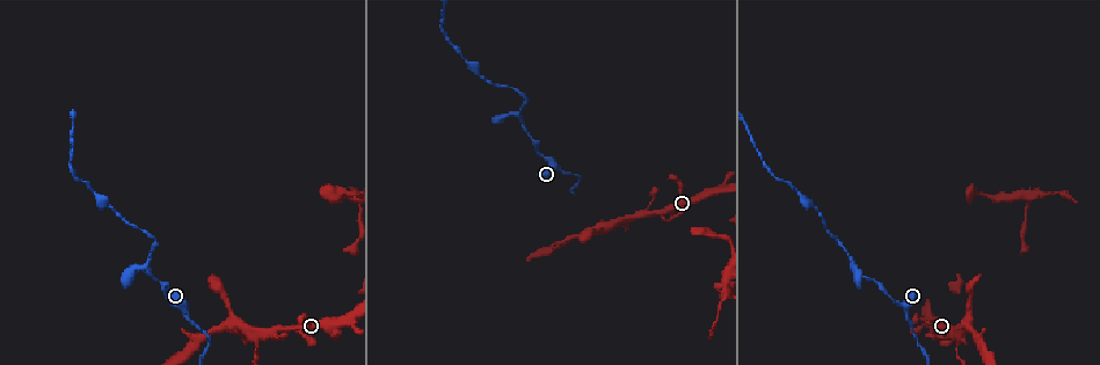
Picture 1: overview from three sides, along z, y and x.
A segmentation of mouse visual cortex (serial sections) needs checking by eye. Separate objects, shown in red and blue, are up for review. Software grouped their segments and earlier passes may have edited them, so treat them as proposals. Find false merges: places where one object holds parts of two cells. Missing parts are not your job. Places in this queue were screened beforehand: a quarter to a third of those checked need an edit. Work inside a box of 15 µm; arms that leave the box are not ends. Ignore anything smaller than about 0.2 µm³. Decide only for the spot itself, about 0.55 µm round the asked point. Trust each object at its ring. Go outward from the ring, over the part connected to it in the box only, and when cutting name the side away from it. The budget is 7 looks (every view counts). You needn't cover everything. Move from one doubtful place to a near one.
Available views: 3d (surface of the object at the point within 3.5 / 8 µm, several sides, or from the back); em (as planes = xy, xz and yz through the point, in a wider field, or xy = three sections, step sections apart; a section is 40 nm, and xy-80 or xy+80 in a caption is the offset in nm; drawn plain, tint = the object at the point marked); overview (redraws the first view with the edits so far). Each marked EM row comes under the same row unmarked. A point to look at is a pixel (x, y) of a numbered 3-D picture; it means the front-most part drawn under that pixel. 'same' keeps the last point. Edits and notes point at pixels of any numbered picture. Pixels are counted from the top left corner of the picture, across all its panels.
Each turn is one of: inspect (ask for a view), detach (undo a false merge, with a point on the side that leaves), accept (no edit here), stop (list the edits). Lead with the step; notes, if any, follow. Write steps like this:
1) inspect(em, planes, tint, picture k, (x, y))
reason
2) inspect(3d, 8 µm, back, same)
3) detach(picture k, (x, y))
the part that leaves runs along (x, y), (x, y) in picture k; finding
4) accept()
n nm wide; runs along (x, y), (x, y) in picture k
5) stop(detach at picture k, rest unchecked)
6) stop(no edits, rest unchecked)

inspect(3d, 3.5 µm, picture 1, (258, 332))
arms part here

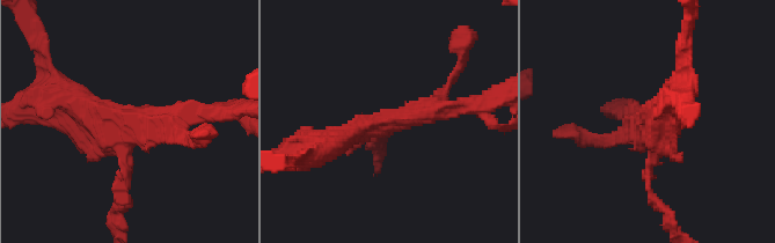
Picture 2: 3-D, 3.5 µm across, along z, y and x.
accept()
runs along (465, 104), (329, 142) in picture 2; all the same cell

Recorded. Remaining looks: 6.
inspect(3d, 3.5 µm, picture 1, (928, 319))
arms part here

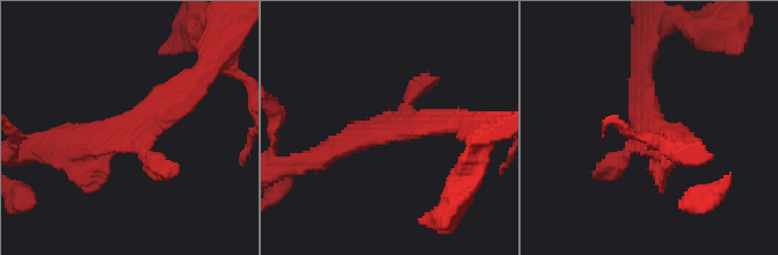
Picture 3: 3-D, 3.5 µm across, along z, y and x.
inspect(em, xy, step 1, tint, picture 3, (384, 132))
3 arms; arms of 200, 300, 300 nm

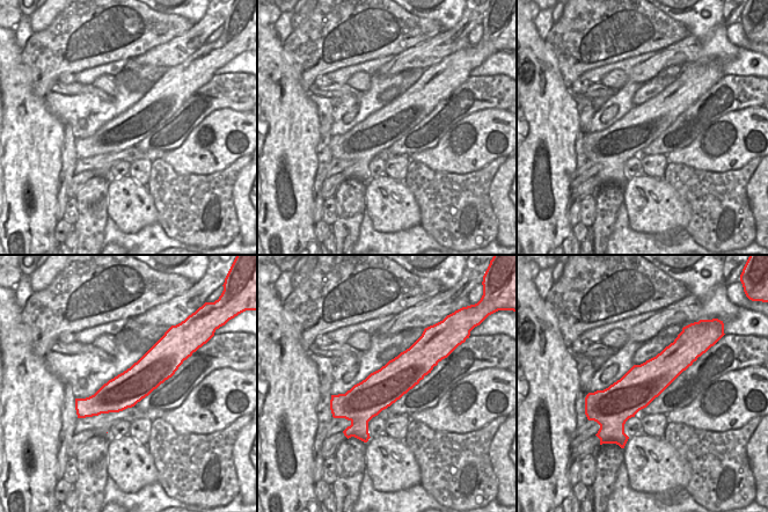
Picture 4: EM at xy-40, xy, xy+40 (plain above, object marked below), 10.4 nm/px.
accept()
runs along (174, 366), (81, 403) in picture 4; one cell here

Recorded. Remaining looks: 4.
inspect(3d, 3.5 µm, picture 1, (556, 168))
thick turns thin

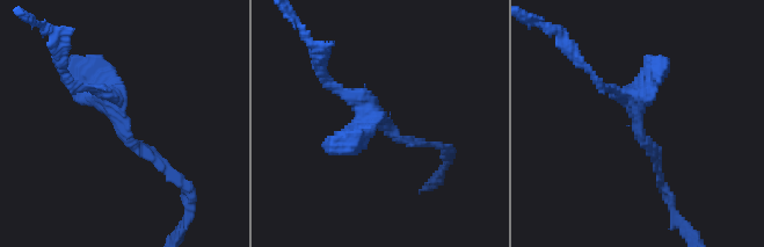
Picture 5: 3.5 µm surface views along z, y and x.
inspect(em, xy, step 2, tint, picture 5, (125, 136))
arms of 100, 300 nm

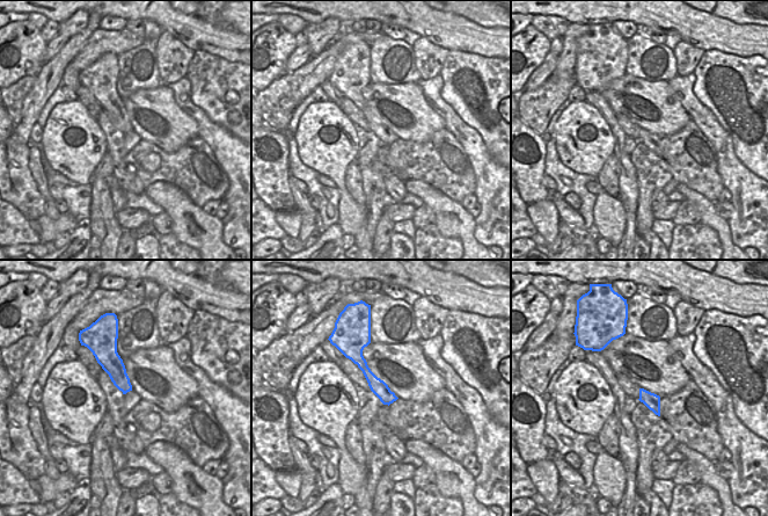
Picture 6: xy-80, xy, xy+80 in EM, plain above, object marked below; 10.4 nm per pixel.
accept()
170 nm wide; runs along (363, 343), (358, 360), (387, 401) in picture 6; all the same cell

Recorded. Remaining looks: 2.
stop(no edits, rest unchecked)

